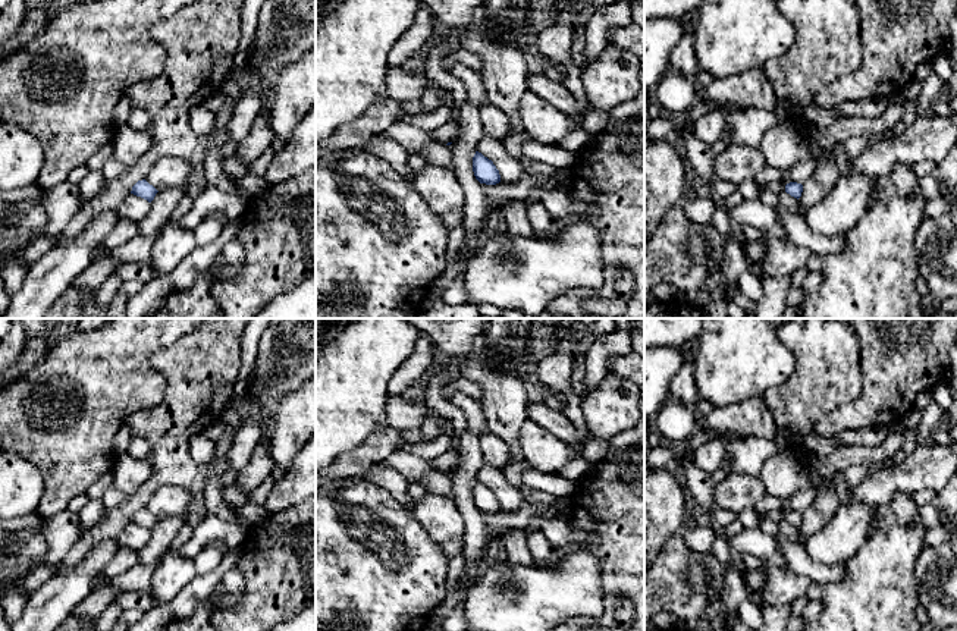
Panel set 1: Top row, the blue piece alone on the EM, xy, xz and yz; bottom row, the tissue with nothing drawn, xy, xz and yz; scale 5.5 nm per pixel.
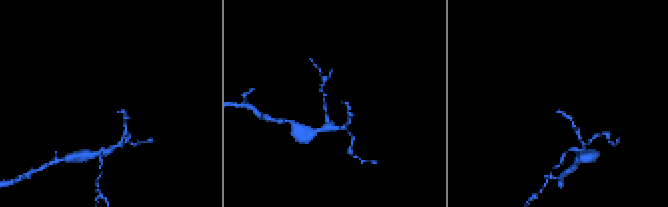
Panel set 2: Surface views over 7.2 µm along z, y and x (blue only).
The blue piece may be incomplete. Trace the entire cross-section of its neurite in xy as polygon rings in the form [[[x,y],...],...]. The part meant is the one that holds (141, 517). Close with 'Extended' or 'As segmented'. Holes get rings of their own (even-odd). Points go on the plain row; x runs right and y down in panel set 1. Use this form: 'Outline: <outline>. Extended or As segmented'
Outline: [[[145,508],[138,509],[132,515],[132,519],[131,519],[131,522],[144,527],[148,531],[151,531],[154,528],[154,525],[156,525],[157,521],[159,519],[153,514],[150,514]]]. As segmented

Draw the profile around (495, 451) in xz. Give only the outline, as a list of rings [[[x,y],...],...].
[[[492,433],[478,437],[478,446],[484,456],[484,464],[503,470],[509,465],[511,453],[508,445]]]

